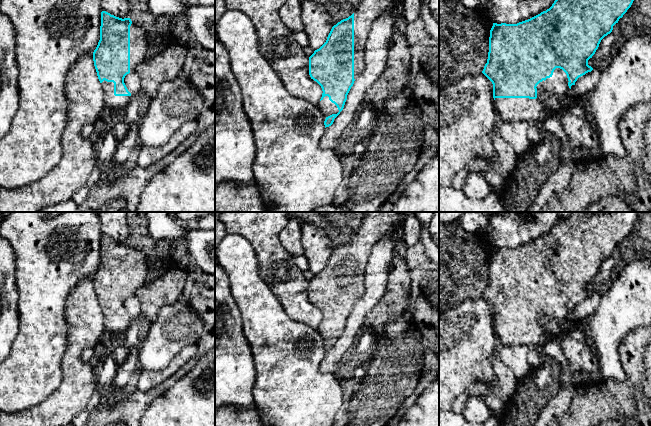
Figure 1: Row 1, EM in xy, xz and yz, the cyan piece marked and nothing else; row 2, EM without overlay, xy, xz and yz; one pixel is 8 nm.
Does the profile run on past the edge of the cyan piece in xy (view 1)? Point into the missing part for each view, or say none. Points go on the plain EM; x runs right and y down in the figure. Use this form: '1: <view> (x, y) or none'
1: xy (138, 262)

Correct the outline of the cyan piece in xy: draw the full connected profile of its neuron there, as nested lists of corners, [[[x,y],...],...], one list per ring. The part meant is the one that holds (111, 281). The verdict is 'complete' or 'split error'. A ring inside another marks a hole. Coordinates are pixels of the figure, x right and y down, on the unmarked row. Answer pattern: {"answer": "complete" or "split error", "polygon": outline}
{"answer": "split error", "polygon": [[[106,235],[101,236],[100,264],[93,276],[94,290],[98,303],[104,314],[105,332],[121,332],[131,324],[131,317],[128,315],[124,302],[130,296],[135,295],[138,288],[145,284],[147,277],[147,258],[143,252],[132,247],[130,242],[119,242]]]}

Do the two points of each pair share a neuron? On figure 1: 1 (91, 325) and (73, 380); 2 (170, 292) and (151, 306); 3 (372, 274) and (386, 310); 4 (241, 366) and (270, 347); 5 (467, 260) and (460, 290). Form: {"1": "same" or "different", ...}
{"1": "same", "2": "same", "3": "different", "4": "different", "5": "same"}

